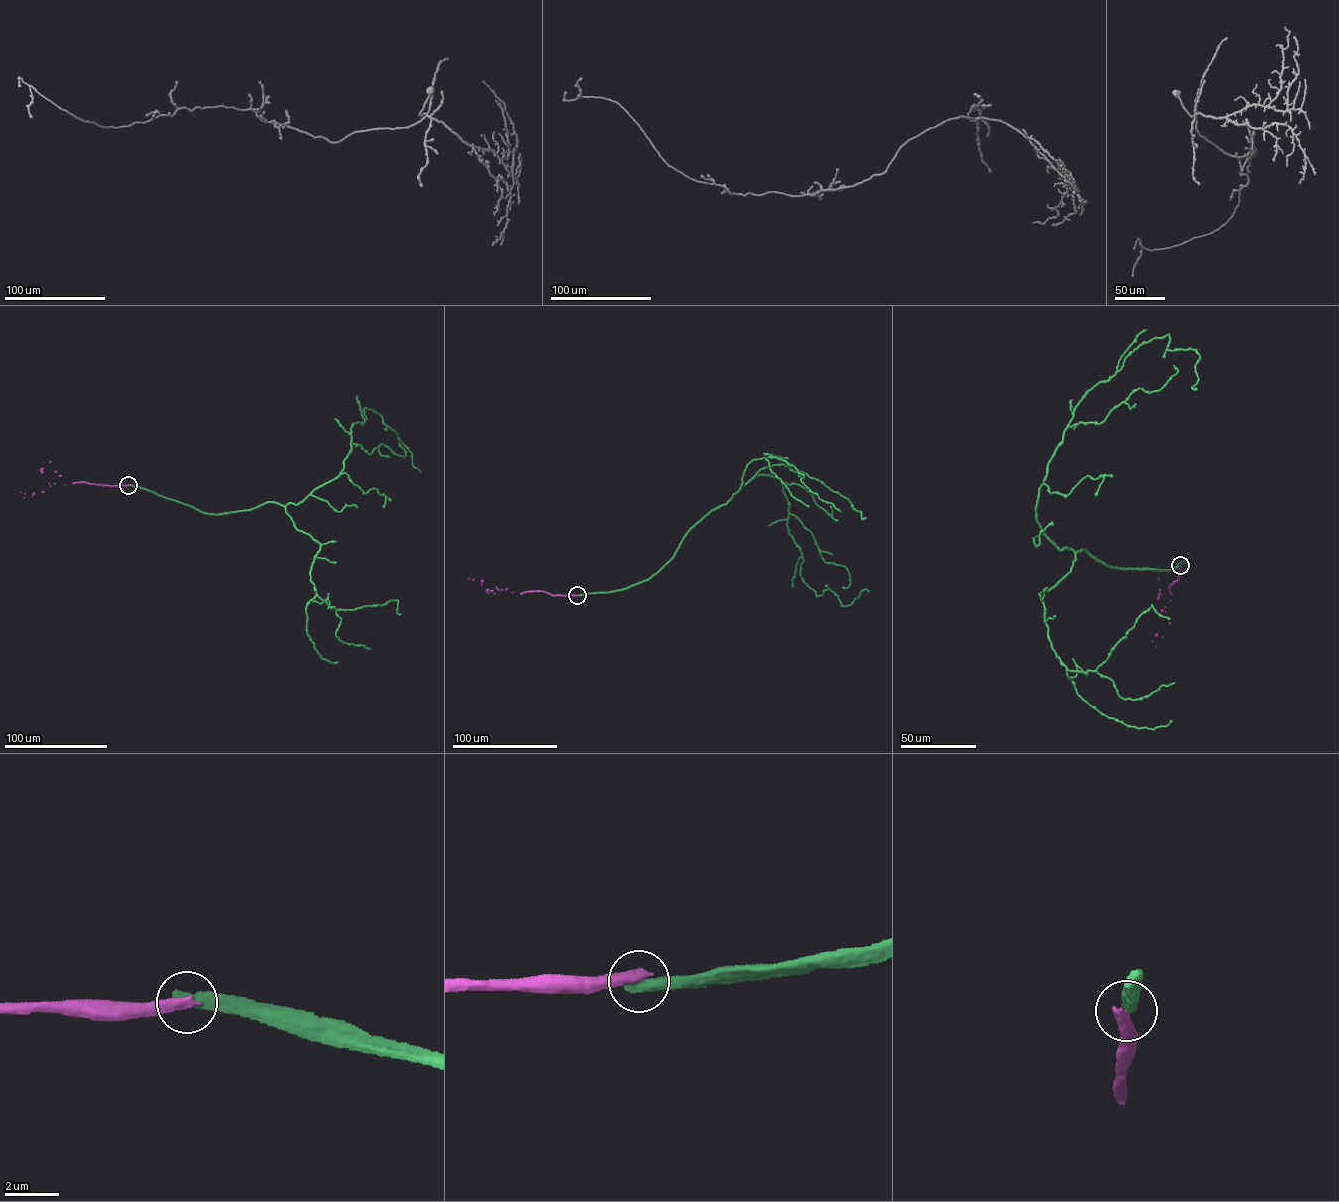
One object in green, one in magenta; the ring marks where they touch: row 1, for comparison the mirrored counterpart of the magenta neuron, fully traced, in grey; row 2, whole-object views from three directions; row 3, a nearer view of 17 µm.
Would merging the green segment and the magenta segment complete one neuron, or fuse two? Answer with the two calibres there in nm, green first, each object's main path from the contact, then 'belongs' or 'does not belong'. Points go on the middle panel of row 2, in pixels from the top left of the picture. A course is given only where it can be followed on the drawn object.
500/400 nm | green via (577, 595), (648, 580), (692, 528), (762, 474), (783, 487), (803, 581), (845, 606), (869, 591) | magenta via (577, 595), (491, 591), (481, 581), (469, 579) | does not belong

